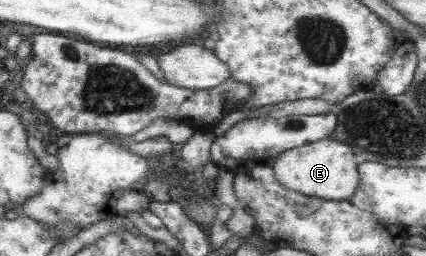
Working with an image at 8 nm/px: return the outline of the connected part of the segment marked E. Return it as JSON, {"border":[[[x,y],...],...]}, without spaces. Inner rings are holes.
{"border":[[[330,137],[283,151],[269,164],[278,185],[306,197],[332,202],[344,201],[354,193],[358,183],[358,163],[354,159],[354,152],[346,144]]]}

